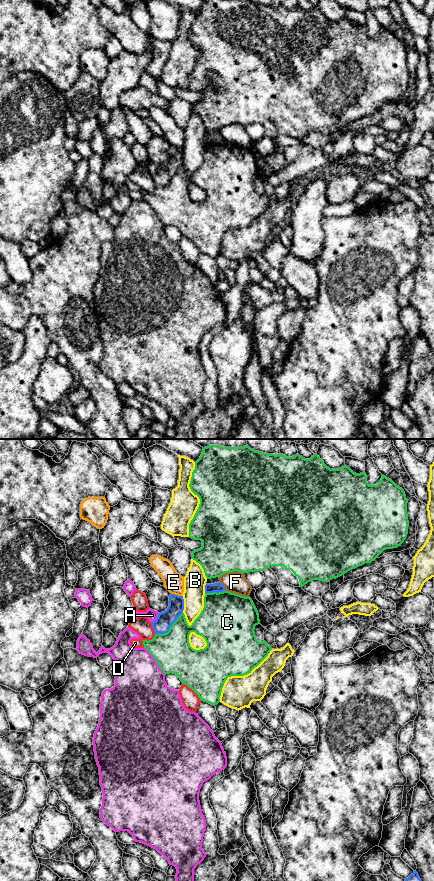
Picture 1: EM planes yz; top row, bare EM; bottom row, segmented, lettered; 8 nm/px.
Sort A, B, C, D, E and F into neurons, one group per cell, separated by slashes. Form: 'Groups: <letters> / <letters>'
Groups: A / B / C / D / E F

